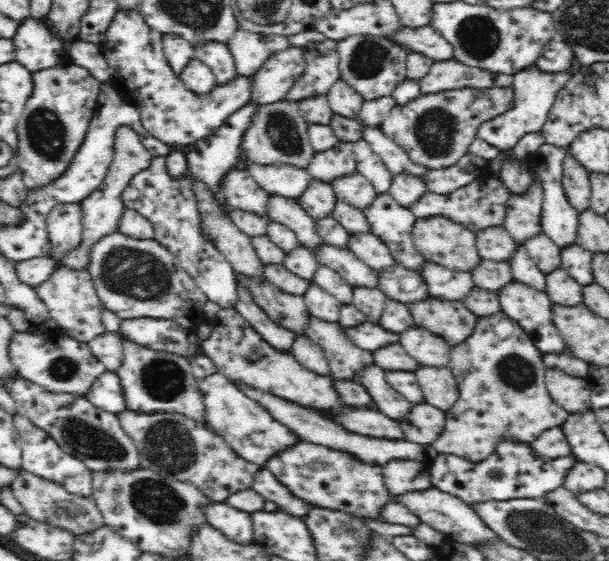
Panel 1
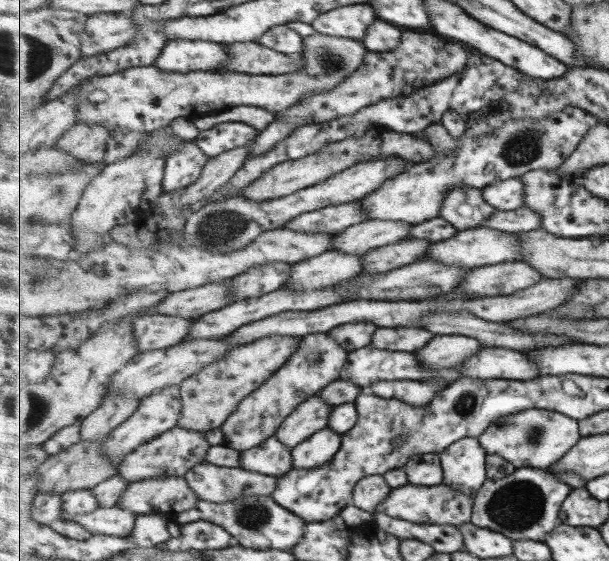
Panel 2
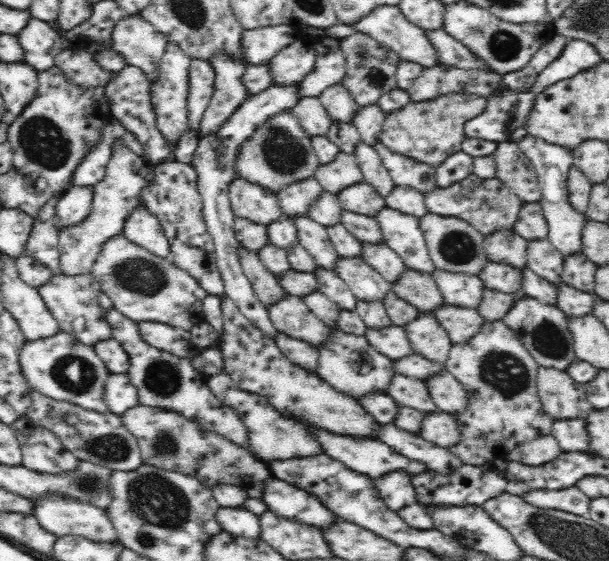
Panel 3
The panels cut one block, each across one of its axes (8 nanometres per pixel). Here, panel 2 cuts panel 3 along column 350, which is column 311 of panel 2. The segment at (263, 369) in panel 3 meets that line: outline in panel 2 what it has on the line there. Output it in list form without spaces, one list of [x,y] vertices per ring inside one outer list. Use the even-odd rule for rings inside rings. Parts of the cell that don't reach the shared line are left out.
[[[319,394],[308,397],[285,419],[283,426],[280,427],[281,432],[277,432],[275,435],[281,436],[281,440],[285,440],[285,444],[289,444],[289,448],[299,446],[301,442],[305,442],[319,430],[327,428],[332,412],[329,410],[329,406],[331,404],[328,404],[328,401],[325,401]]]

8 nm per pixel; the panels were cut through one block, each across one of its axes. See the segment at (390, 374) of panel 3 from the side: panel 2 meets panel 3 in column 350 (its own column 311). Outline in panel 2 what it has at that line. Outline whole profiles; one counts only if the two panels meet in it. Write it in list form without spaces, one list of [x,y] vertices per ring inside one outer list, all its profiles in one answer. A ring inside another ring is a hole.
[[[327,332],[304,336],[292,358],[271,375],[263,386],[239,404],[237,410],[224,422],[224,426],[220,428],[226,436],[223,444],[239,451],[248,451],[263,444],[267,438],[275,435],[285,419],[308,397],[318,395],[323,388],[339,380],[349,353],[347,348],[343,348]]]

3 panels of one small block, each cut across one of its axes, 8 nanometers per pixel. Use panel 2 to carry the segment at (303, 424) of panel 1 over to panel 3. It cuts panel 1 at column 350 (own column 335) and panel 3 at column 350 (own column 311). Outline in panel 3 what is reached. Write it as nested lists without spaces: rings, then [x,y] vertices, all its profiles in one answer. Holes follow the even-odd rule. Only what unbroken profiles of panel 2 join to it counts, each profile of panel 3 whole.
[[[306,423],[306,425],[308,428],[314,429],[315,436],[318,437],[320,444],[323,445],[324,453],[340,462],[344,462],[350,470],[365,474],[371,479],[387,475],[389,472],[402,471],[404,474],[412,476],[426,471],[426,465],[412,461],[408,457],[397,453],[391,446],[381,440],[352,440],[352,438],[348,440],[346,436],[342,438],[340,435],[326,434],[322,430],[317,430],[310,423]]]

